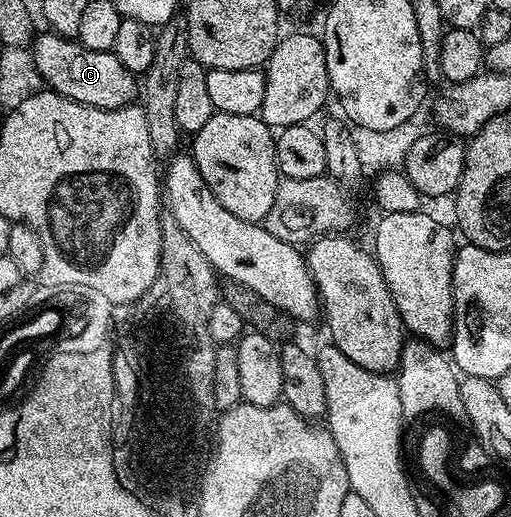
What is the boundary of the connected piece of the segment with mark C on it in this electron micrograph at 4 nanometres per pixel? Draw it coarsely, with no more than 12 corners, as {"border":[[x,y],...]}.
{"border":[[49,30],[32,55],[42,83],[104,110],[135,103],[135,73],[114,52]]}

